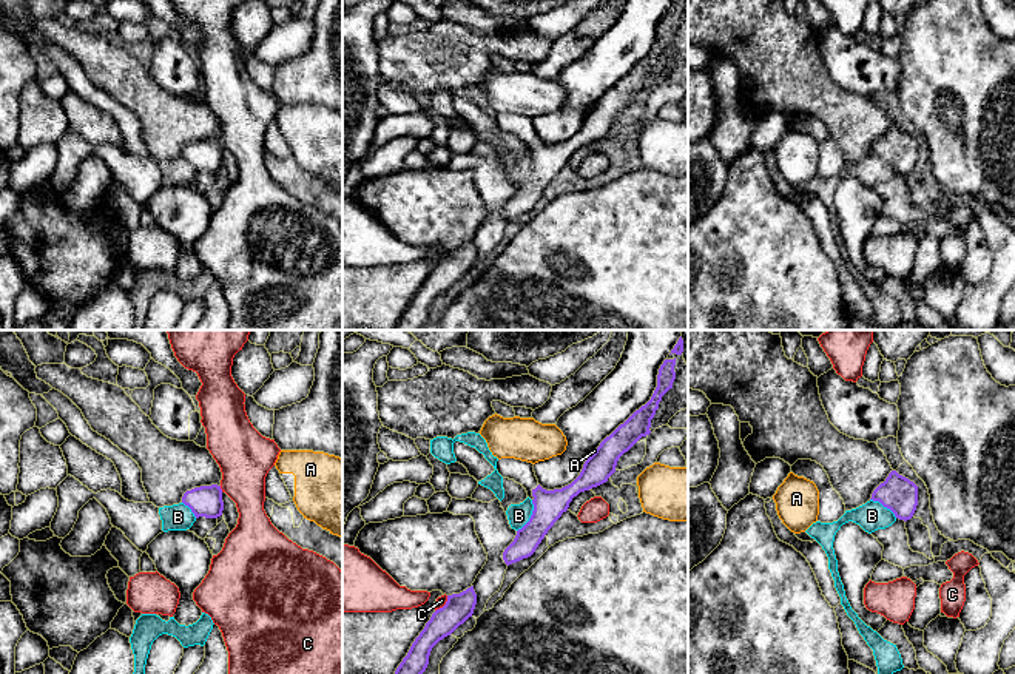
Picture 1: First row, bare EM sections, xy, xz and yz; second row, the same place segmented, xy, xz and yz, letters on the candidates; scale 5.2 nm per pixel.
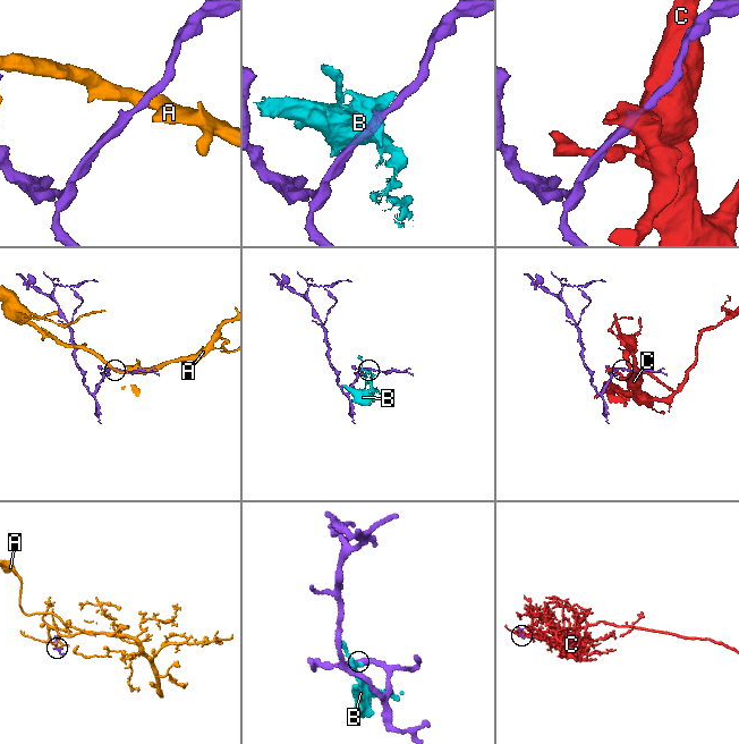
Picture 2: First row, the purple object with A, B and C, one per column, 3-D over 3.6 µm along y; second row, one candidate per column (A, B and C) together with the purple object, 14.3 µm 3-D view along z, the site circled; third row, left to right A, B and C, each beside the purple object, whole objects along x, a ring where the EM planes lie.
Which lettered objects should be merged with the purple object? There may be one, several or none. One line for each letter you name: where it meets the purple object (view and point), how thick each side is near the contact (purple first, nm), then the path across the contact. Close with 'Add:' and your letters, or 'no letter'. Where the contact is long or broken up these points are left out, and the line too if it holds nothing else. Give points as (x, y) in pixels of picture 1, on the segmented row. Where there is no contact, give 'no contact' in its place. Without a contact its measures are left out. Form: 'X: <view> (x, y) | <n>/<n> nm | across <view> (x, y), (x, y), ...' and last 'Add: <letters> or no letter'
Add: no letter

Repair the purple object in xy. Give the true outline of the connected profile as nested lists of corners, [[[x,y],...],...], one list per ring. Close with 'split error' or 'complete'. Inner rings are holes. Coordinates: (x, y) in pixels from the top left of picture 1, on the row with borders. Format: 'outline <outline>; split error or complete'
outline [[[218,484],[194,487],[184,494],[182,503],[191,509],[196,518],[218,518],[224,511],[222,489]]]; complete

